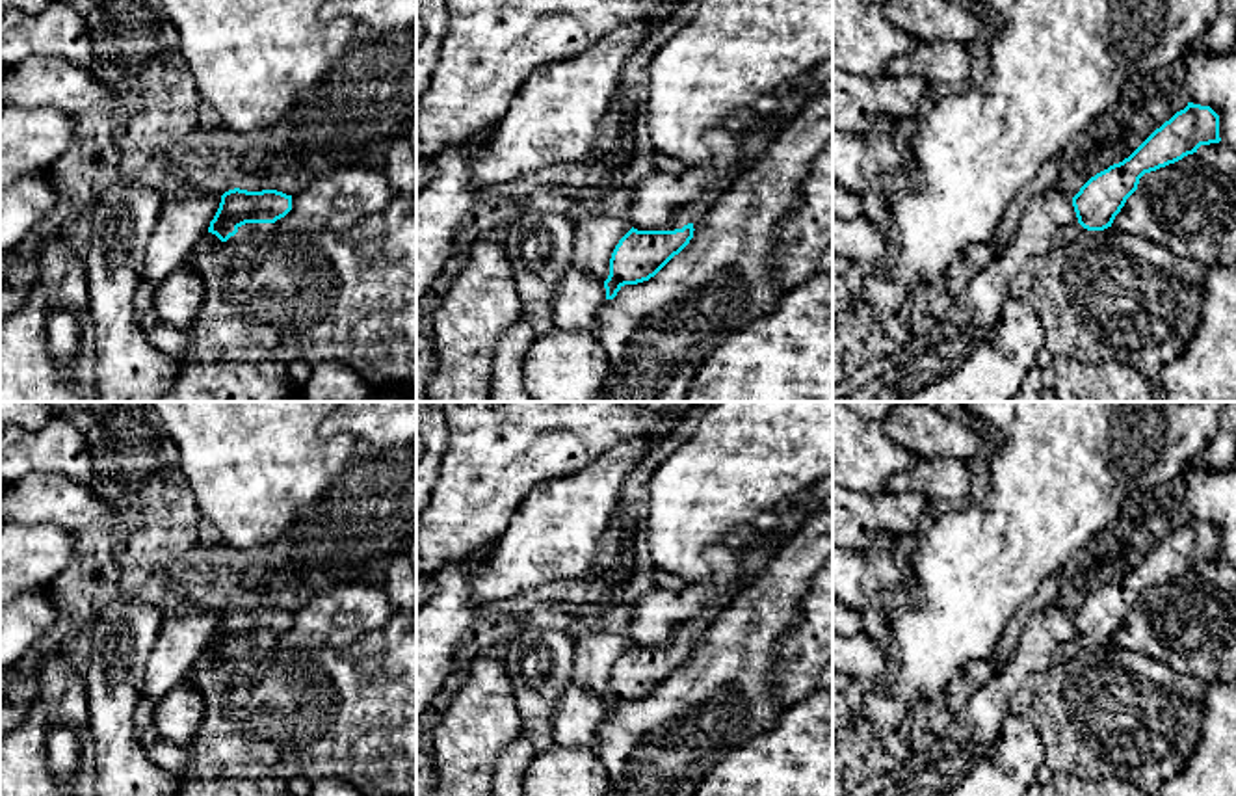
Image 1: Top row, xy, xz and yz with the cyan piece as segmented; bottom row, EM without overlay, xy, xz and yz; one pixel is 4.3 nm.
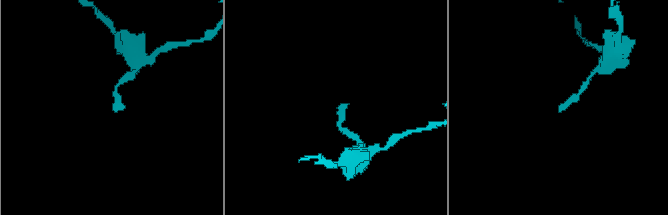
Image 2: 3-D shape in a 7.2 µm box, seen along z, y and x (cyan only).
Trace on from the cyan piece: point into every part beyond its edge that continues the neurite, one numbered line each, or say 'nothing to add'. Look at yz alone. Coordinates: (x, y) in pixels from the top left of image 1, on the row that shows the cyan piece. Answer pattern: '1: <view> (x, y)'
1: yz (1071, 231)

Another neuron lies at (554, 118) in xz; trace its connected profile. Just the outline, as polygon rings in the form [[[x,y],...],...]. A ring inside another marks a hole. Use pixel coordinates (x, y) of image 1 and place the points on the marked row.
[[[645,19],[621,24],[591,48],[537,67],[476,153],[476,188],[587,158],[600,119],[617,106],[621,74],[647,35]]]

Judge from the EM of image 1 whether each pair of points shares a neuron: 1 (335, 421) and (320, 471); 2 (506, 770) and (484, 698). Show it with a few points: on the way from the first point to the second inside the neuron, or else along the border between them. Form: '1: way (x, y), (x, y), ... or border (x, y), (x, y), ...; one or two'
1: border (318, 424), (324, 436), (350, 434), (355, 439); two
2: border (523, 733), (504, 748), (491, 776); two

